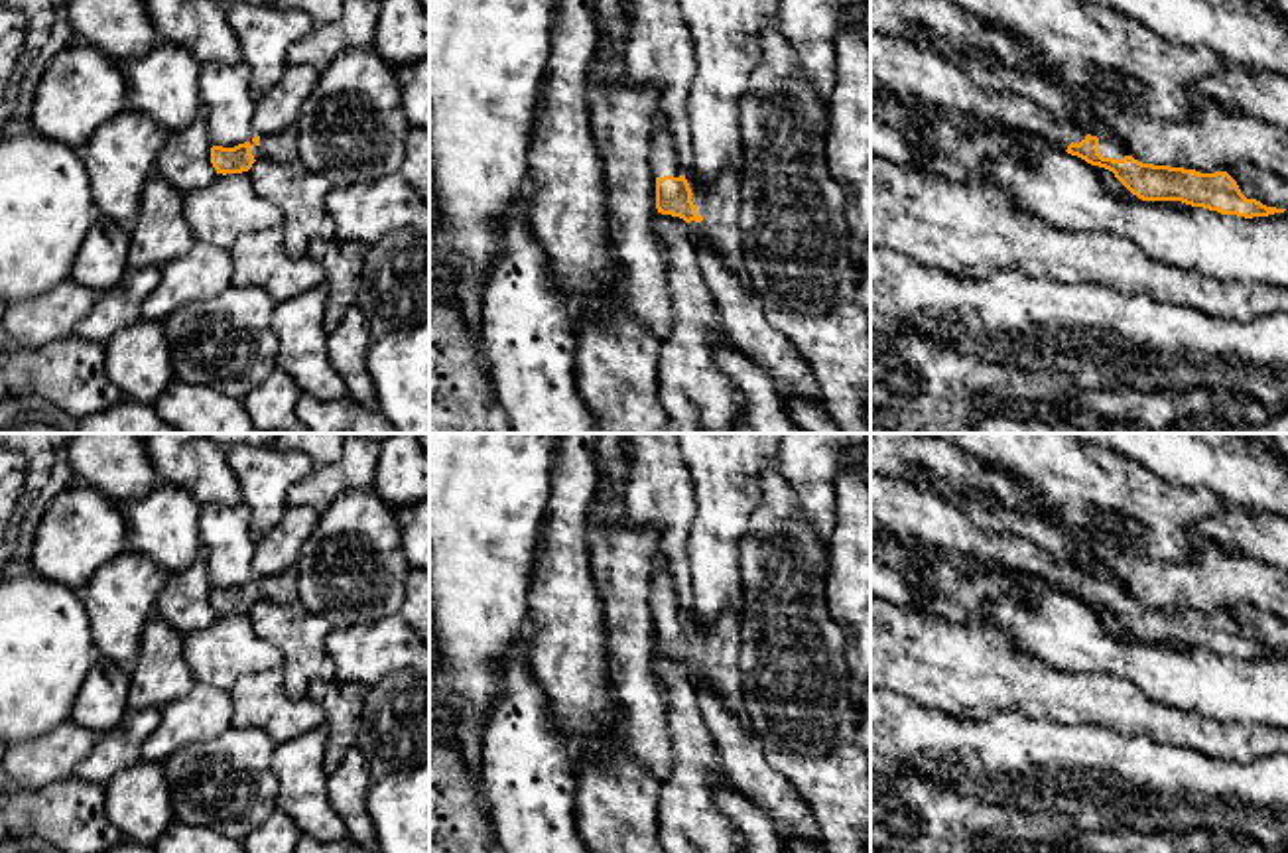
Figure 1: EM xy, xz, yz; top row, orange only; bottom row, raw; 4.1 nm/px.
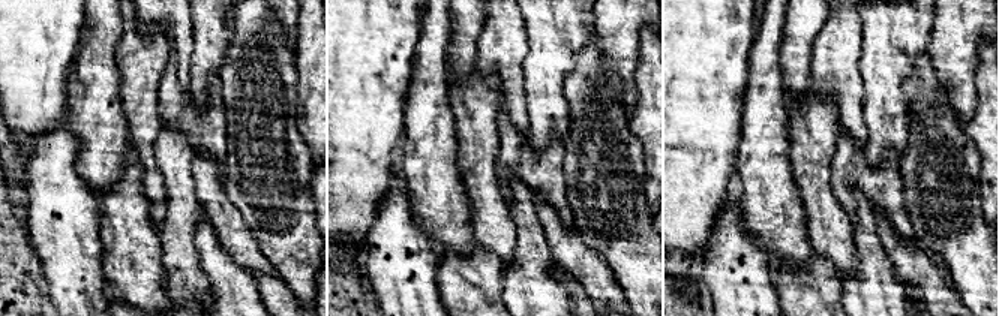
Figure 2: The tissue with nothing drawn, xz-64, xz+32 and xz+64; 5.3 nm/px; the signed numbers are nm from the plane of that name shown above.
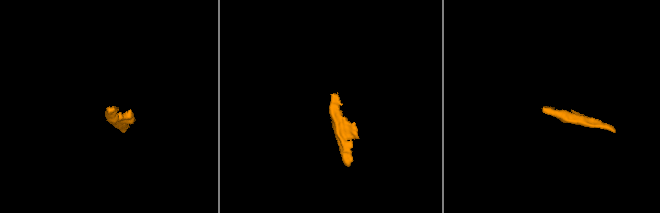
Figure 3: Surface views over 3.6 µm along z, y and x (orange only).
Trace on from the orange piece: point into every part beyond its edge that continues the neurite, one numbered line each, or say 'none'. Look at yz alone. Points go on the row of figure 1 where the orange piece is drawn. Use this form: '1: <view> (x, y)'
1: yz (1107, 148)

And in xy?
1: xy (282, 146)

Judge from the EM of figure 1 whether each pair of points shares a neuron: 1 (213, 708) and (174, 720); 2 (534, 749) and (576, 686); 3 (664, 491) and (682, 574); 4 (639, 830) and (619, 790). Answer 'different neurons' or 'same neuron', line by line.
1: same neuron
2: different neurons
3: same neuron
4: same neuron

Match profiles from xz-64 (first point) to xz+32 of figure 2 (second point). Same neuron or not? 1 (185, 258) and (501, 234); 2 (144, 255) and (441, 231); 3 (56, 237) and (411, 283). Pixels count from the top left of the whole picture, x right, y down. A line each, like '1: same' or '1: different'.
1: different
2: different
3: same

